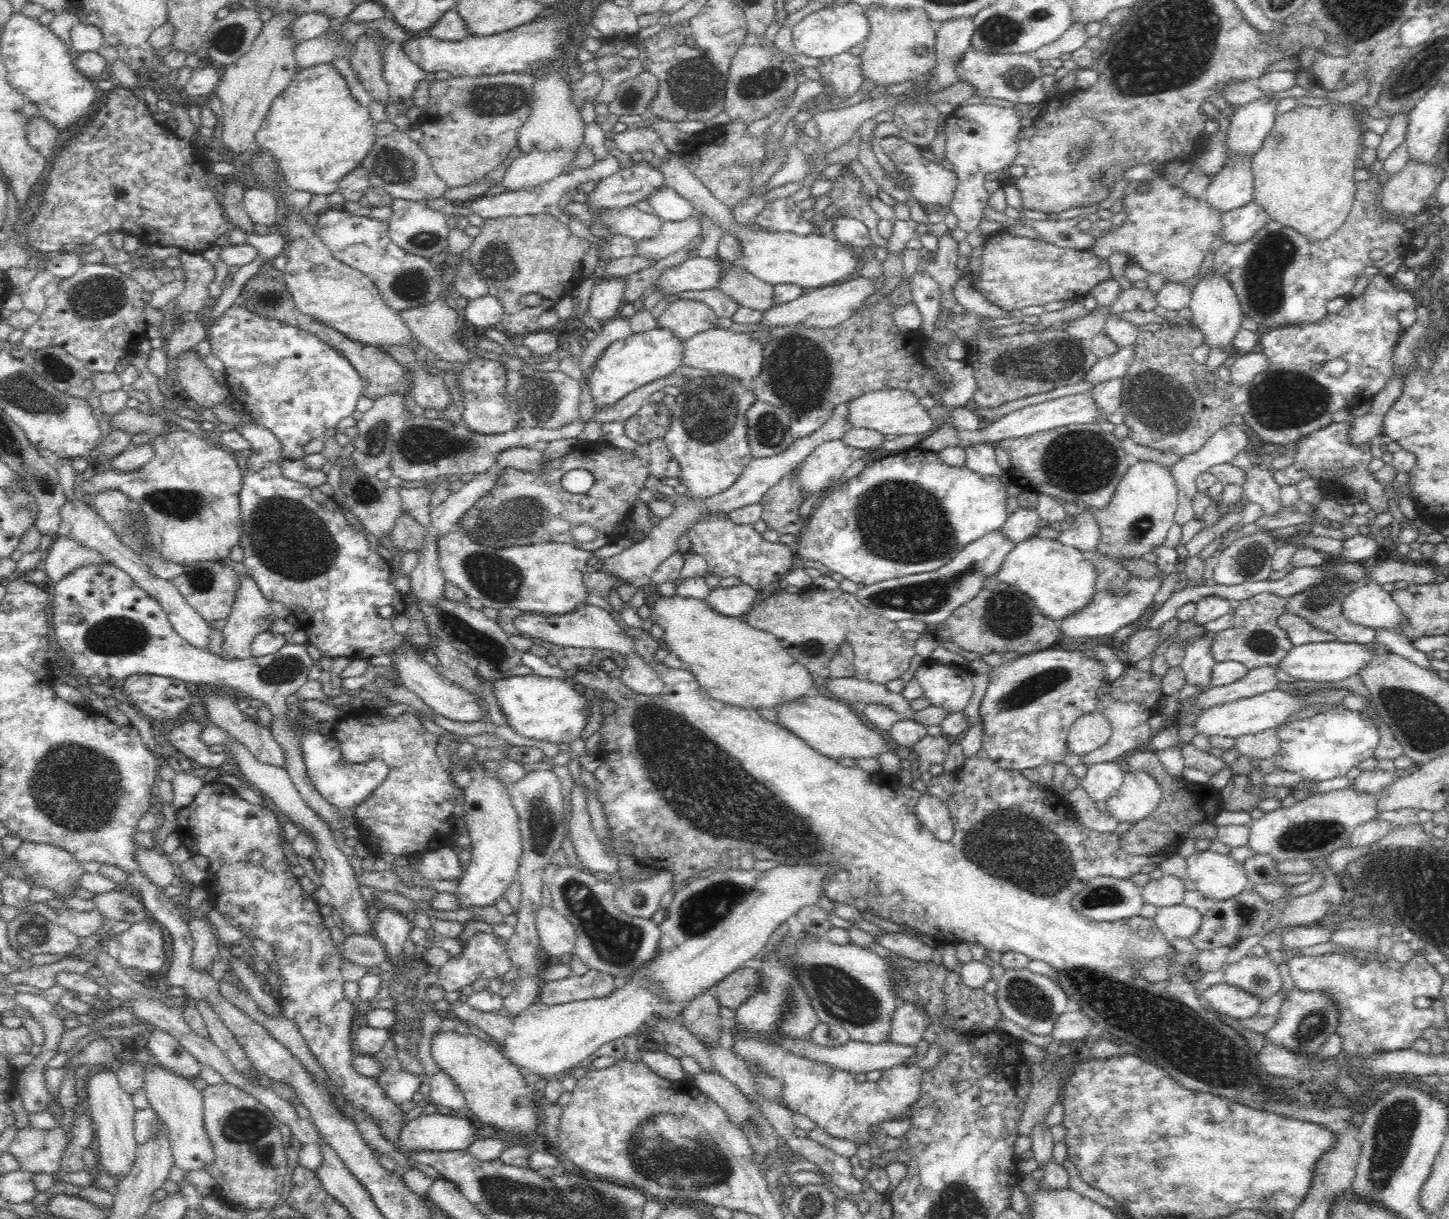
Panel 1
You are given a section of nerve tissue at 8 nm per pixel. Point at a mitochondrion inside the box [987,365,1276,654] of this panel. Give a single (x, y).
(1084, 462)

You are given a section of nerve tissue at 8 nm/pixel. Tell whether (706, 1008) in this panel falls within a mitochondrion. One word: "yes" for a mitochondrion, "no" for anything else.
no

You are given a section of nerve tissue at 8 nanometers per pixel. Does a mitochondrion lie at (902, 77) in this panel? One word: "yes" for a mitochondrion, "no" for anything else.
no

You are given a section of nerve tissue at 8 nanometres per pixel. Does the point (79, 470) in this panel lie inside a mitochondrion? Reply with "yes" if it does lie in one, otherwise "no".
no

